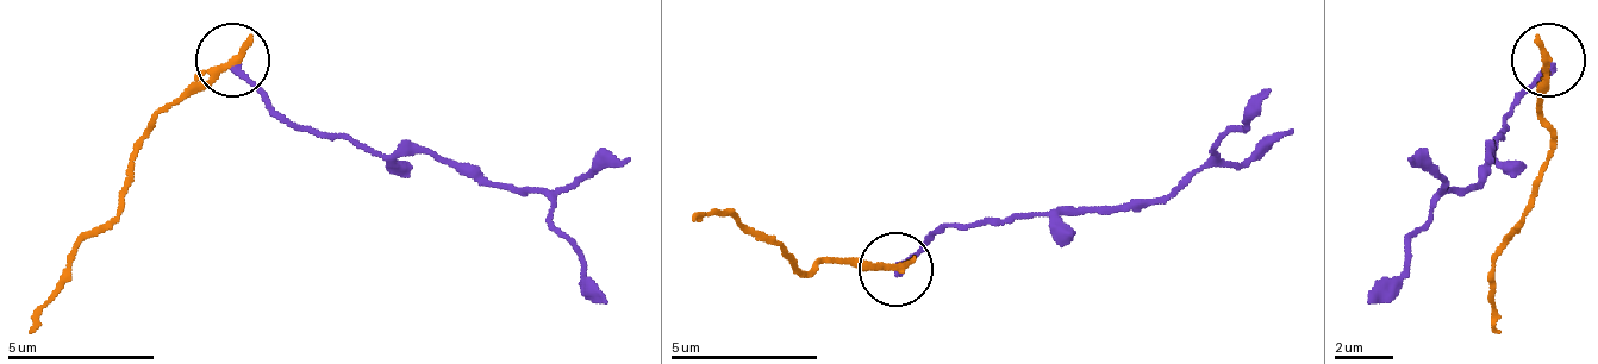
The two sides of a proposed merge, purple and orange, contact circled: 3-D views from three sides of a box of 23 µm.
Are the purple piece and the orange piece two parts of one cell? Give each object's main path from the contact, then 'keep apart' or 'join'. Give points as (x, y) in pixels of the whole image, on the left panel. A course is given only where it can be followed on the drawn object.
purple via (235, 62), (279, 113), (543, 194), (610, 303) | orange via (235, 62), (191, 83), (138, 143), (124, 201), (66, 268), (29, 333) | keep apart

